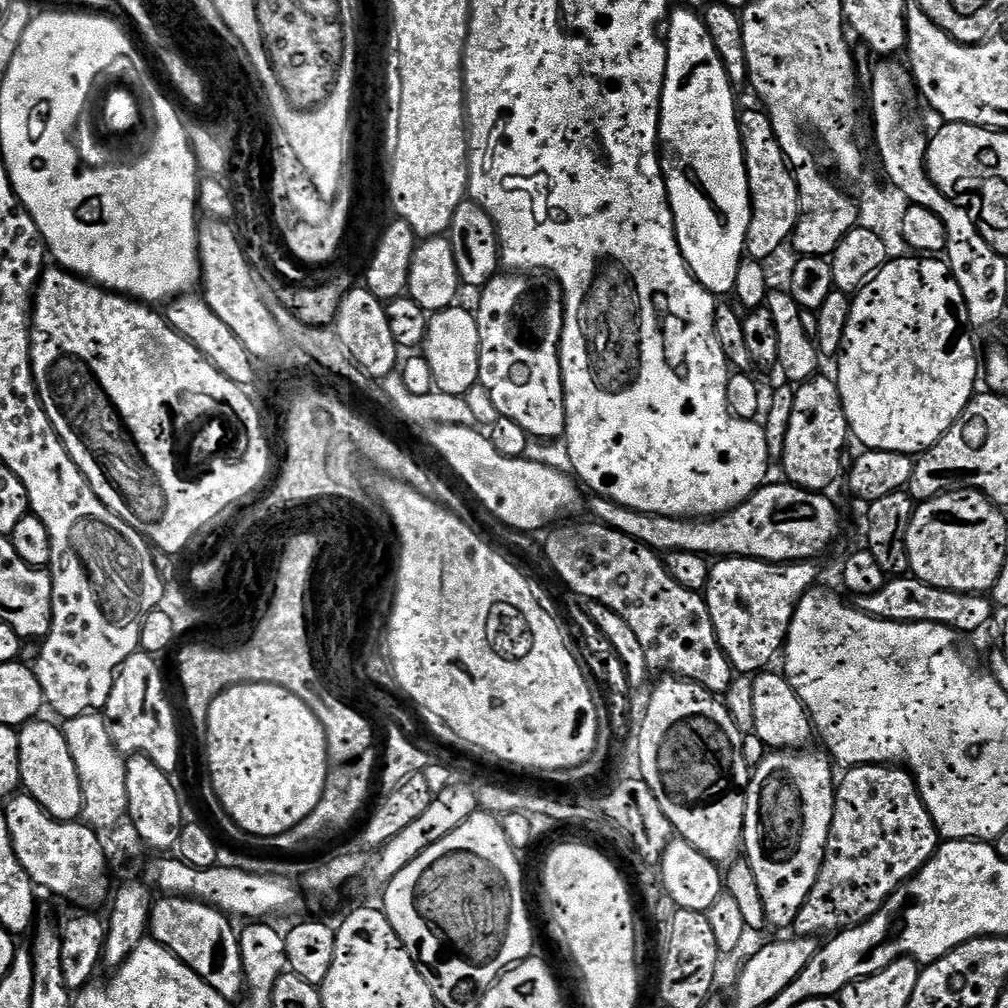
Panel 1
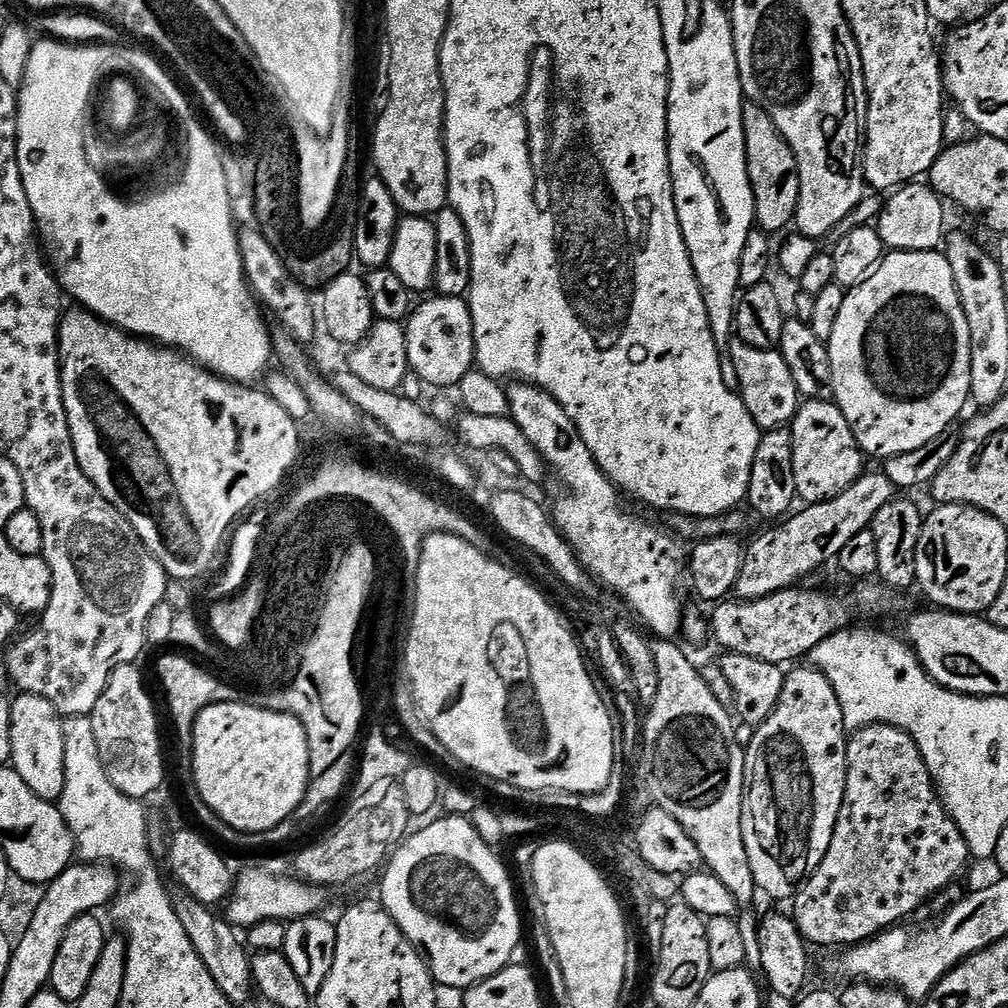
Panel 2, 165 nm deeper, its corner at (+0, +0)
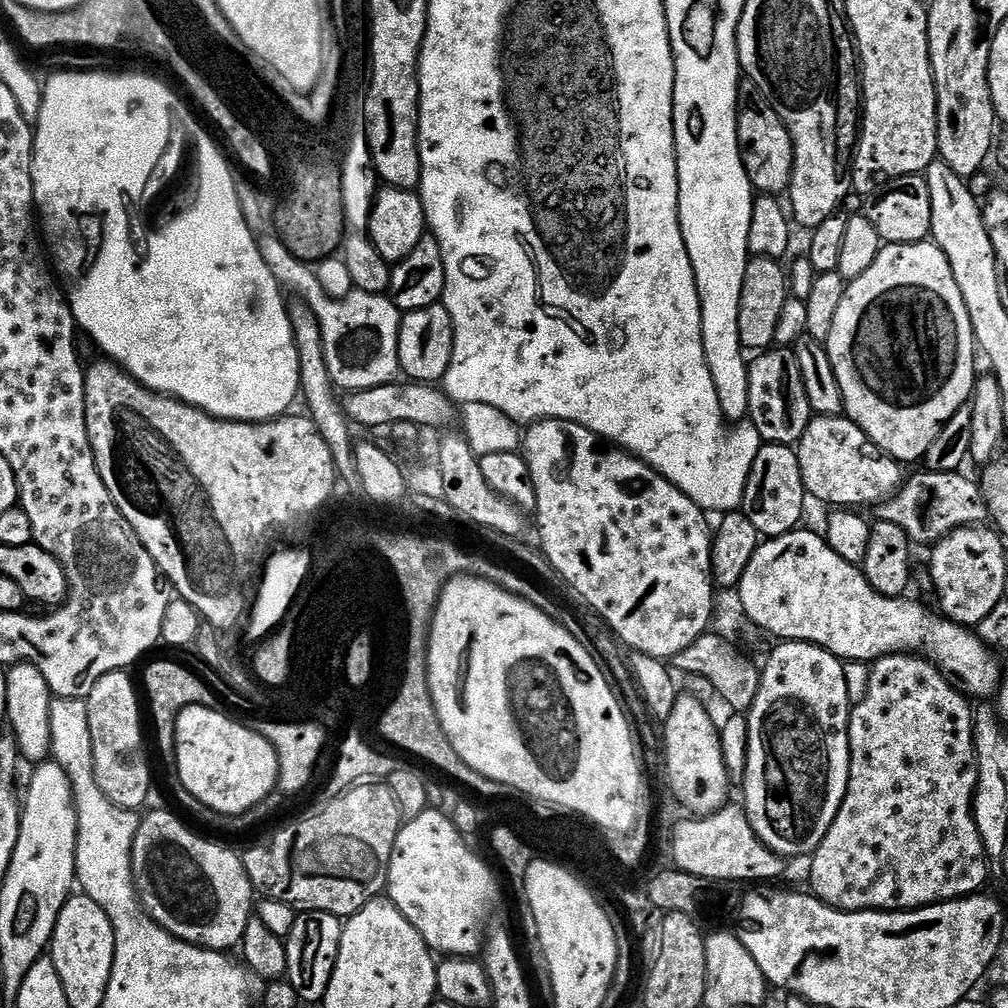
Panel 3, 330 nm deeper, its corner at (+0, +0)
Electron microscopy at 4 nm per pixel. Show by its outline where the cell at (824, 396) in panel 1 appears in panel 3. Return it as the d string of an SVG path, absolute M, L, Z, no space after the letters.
M813 415L812 420L806 426L800 443L795 445L798 466L802 470L802 482L805 493L824 504L836 504L832 506L854 506L850 504L879 505L887 501L901 487L901 465L892 457L887 456L880 448L872 443L872 439L858 427L853 420L839 416Z

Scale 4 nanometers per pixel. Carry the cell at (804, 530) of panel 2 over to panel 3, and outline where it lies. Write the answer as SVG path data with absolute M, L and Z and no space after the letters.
M921 470L903 481L902 487L887 502L879 505L879 519L889 520L902 530L906 530L909 540L917 545L935 545L956 528L972 526L977 523L976 511L981 511L982 504L977 493L968 485L964 474L954 472L929 472Z

